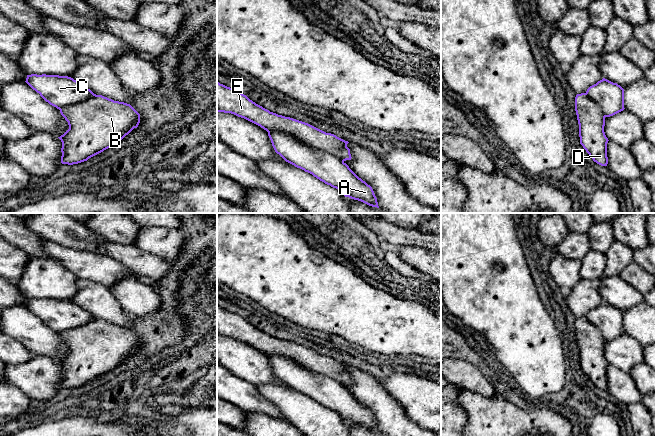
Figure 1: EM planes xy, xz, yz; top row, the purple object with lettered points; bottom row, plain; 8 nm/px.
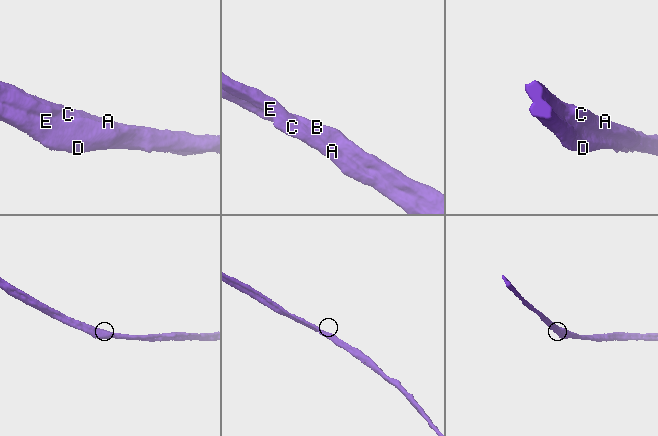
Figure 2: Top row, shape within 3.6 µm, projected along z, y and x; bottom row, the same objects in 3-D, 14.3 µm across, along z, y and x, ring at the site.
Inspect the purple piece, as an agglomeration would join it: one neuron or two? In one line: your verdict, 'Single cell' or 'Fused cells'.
Fused cells

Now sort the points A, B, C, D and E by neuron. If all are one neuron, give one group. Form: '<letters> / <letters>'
A C / B D E

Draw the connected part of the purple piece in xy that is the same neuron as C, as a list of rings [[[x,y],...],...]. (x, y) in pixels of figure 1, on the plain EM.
[[[31,298],[27,299],[25,306],[57,333],[78,328],[95,319],[86,310],[68,300]]]

